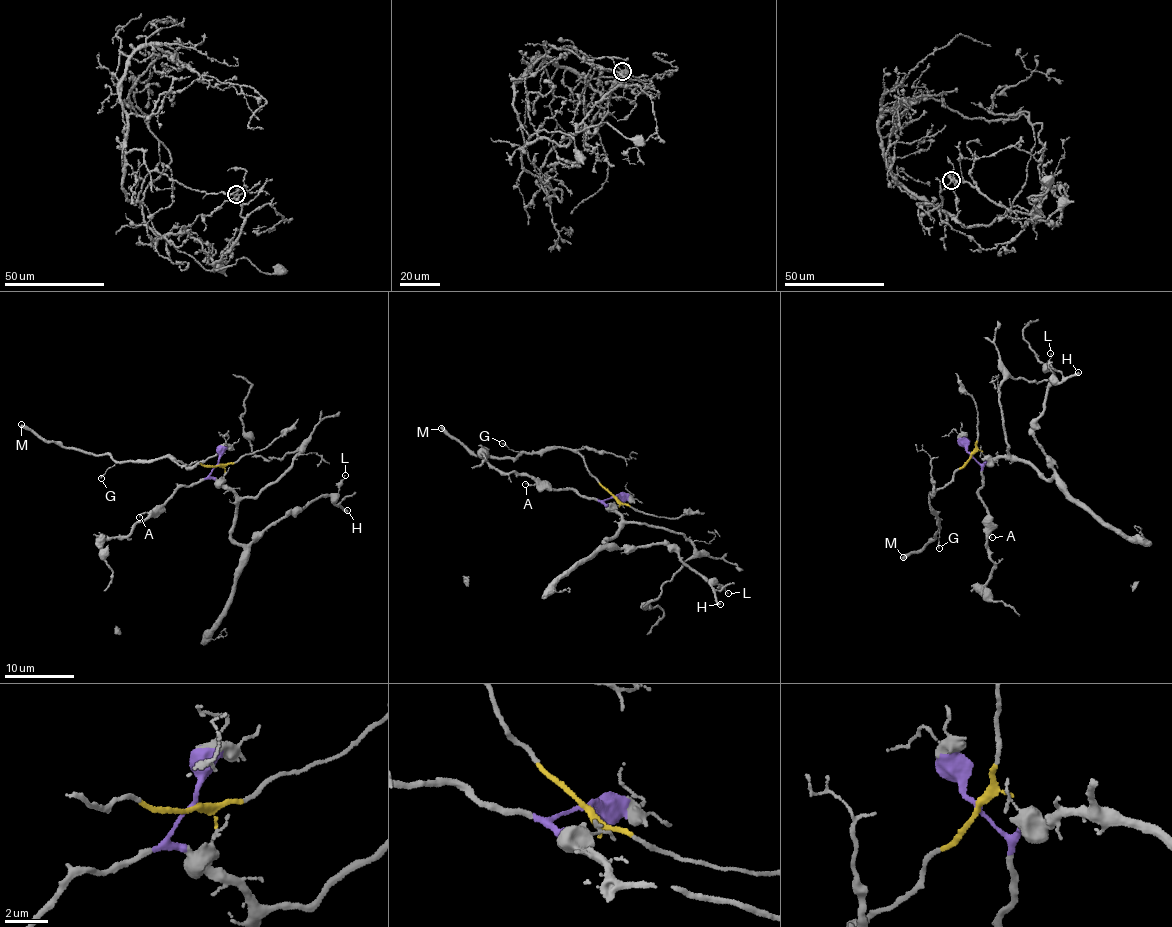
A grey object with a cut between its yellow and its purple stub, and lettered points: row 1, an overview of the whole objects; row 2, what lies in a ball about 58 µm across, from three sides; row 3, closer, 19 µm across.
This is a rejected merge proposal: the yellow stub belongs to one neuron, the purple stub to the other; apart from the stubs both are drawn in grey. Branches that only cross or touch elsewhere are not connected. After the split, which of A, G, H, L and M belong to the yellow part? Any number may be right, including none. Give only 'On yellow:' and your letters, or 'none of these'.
On yellow: G, M

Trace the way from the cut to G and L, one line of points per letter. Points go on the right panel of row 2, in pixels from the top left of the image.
G: (970, 455), (942, 488), (929, 496), (939, 524), (938, 549)
L: (970, 455), (984, 463), (1016, 456), (1028, 460), (1051, 479), (1052, 463), (1033, 430), (1050, 386), (1051, 352)

